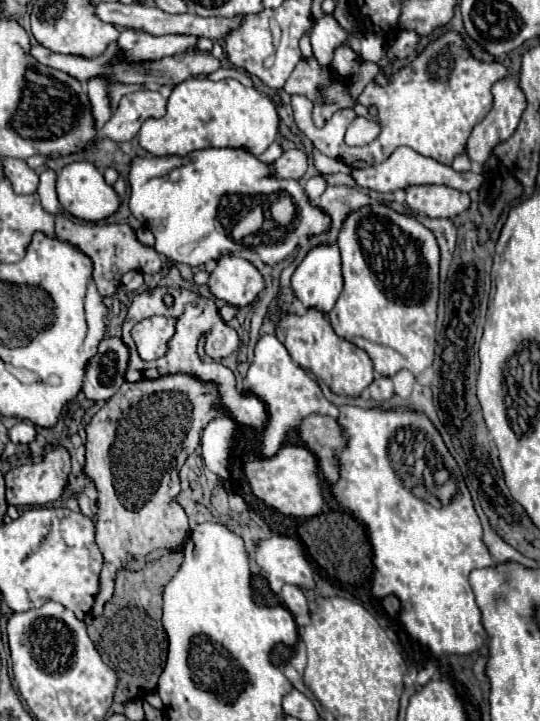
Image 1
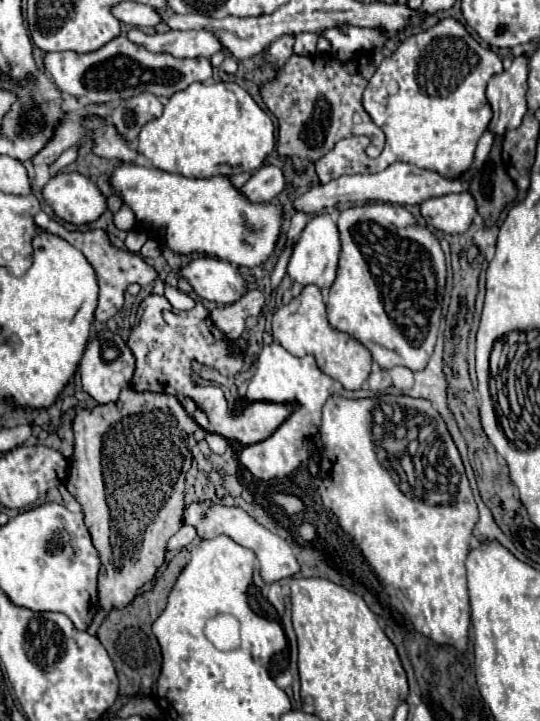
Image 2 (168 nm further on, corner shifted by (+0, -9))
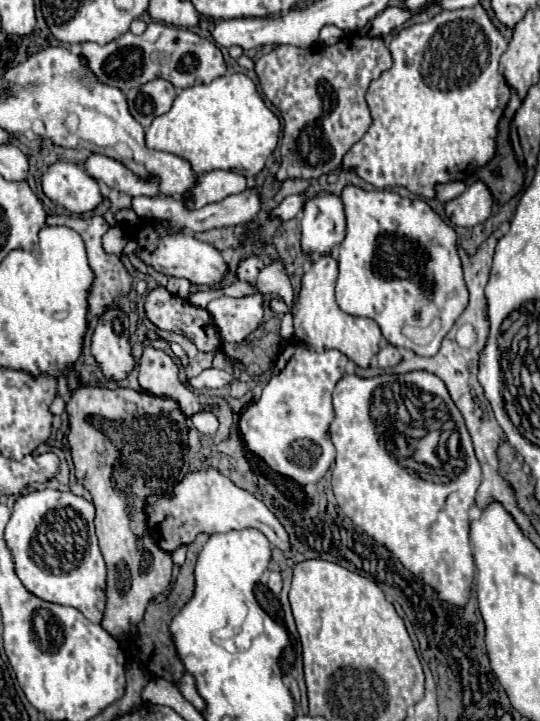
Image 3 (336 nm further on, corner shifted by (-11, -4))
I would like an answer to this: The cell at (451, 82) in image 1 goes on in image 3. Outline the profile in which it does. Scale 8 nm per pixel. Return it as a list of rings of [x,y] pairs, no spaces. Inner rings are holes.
[[[482,4],[440,12],[428,22],[402,28],[388,44],[394,62],[392,68],[382,72],[380,78],[370,84],[366,94],[374,122],[346,152],[342,168],[346,170],[354,166],[356,174],[376,188],[400,186],[424,198],[436,198],[438,184],[470,178],[496,152],[498,120],[510,98],[510,88],[498,72],[500,56],[506,48],[506,38],[492,24]]]

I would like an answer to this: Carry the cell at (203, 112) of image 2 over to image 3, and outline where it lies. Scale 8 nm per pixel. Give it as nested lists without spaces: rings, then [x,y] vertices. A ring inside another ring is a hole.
[[[246,74],[220,76],[210,84],[184,88],[170,112],[156,116],[146,130],[146,146],[176,154],[192,164],[196,174],[210,170],[238,170],[256,176],[266,158],[274,152],[280,134],[280,120],[258,96],[254,82]]]

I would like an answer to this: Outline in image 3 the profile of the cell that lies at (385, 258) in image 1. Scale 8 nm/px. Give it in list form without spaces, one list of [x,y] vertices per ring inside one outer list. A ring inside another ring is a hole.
[[[352,184],[344,186],[340,198],[346,212],[346,238],[338,246],[338,306],[352,316],[372,318],[392,346],[410,348],[418,356],[434,356],[448,330],[468,306],[468,288],[462,276],[454,228],[420,198],[408,198],[388,190],[368,192]]]

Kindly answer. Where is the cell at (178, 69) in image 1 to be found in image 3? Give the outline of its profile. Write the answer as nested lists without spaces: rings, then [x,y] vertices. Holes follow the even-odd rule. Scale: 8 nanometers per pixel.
[[[150,22],[144,34],[136,36],[132,32],[126,32],[104,46],[86,42],[82,44],[82,56],[88,60],[90,70],[100,82],[116,86],[124,92],[138,88],[154,78],[164,78],[182,90],[196,84],[208,84],[214,78],[226,74],[226,62],[214,42],[200,38],[188,28],[168,26],[164,22]]]

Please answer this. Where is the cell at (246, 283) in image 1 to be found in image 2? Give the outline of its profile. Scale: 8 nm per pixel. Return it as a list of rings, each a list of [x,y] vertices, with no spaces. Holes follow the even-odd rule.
[[[197,257],[181,271],[189,279],[193,291],[203,301],[213,301],[219,305],[229,305],[239,301],[245,293],[245,279],[229,261],[215,257]]]

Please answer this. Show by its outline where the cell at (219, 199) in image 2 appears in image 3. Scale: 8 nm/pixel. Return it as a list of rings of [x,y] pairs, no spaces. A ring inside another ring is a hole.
[[[90,154],[84,160],[84,170],[98,182],[108,184],[114,190],[126,192],[128,196],[158,196],[158,180],[140,180],[136,178],[124,164],[100,156],[100,154]]]

